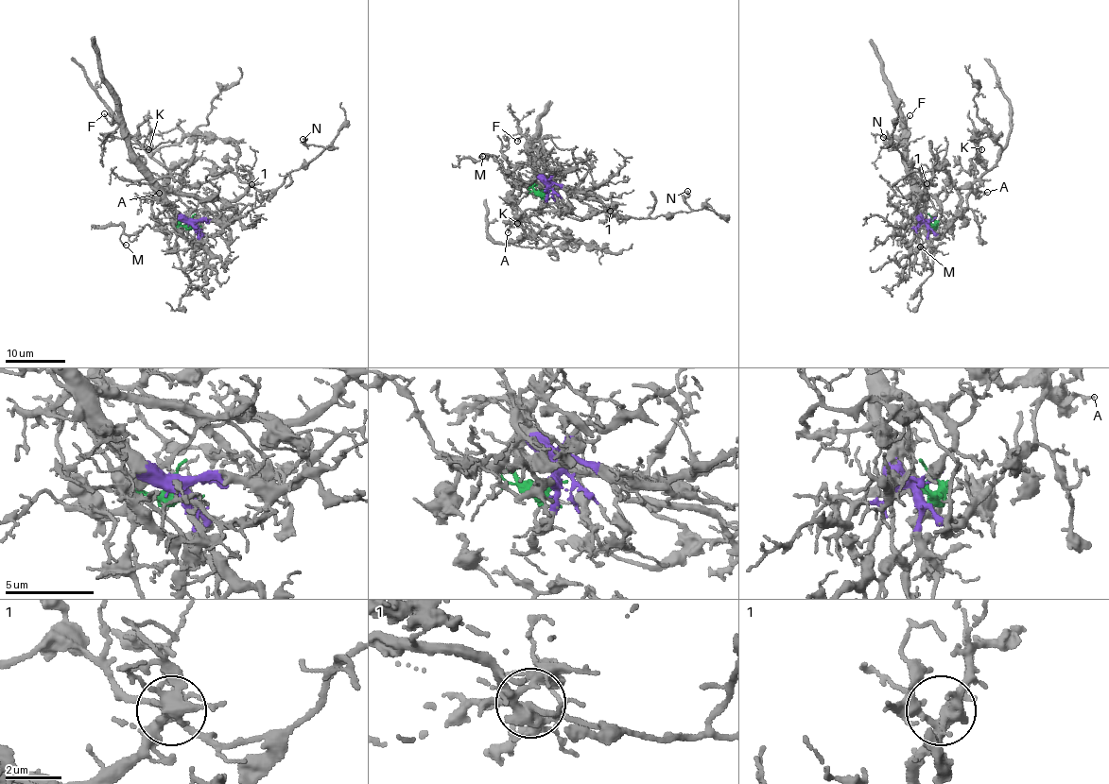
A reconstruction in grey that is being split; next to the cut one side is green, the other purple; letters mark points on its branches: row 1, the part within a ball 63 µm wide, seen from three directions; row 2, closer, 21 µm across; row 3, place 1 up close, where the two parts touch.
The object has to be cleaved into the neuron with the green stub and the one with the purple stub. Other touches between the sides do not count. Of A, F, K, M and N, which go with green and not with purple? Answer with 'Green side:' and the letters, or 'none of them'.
Green side: A, K, M, N

